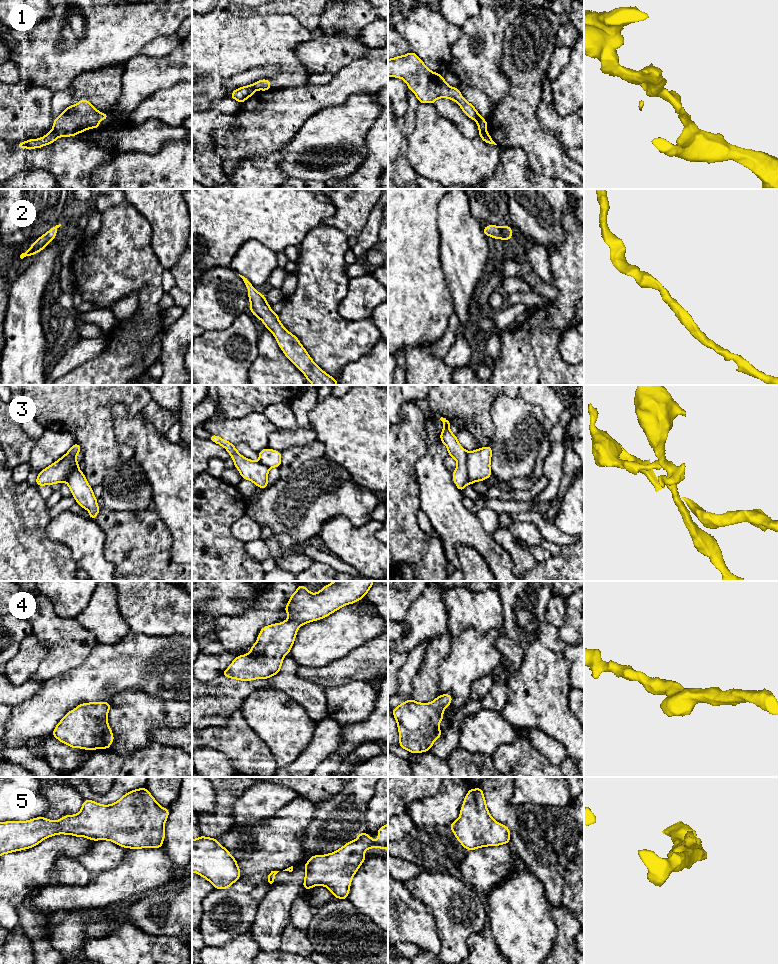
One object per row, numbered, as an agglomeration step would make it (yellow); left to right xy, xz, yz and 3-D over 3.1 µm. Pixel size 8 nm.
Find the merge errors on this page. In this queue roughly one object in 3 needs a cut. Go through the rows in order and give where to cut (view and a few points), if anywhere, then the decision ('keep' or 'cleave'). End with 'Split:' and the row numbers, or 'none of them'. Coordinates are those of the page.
1: cut xy (52, 129), (58, 136); cleave
2: cut none; keep
3: cut yz (466, 452), (467, 477), (470, 483); cleave
4: cut none; keep
5: cut none; keep
Split: 1, 3

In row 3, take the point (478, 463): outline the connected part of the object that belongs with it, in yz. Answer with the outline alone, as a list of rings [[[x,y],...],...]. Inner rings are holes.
[[[489,446],[467,452],[467,473],[470,484],[483,481],[492,475],[490,462],[492,449]]]

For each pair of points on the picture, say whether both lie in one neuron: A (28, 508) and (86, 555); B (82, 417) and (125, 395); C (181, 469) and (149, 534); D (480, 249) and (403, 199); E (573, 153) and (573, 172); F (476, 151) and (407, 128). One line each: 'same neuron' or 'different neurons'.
A: different neurons
B: same neuron
C: different neurons
D: different neurons
E: different neurons
F: different neurons

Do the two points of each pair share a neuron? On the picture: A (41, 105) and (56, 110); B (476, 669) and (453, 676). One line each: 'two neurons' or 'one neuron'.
A: two neurons
B: one neuron

